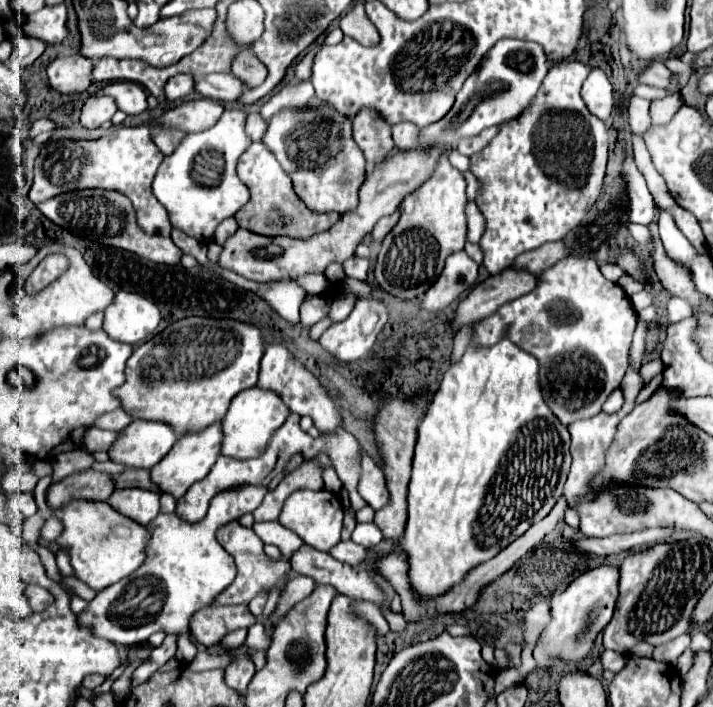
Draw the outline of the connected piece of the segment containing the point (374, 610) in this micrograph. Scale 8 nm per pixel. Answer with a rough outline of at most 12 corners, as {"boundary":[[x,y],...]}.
{"boundary":[[354,602],[378,630],[378,636],[388,632],[388,622],[374,602]]}

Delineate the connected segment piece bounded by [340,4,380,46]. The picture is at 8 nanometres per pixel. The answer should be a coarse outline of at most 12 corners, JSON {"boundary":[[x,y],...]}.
{"boundary":[[364,4],[342,20],[346,36],[362,46],[376,46],[380,36],[368,22]]}

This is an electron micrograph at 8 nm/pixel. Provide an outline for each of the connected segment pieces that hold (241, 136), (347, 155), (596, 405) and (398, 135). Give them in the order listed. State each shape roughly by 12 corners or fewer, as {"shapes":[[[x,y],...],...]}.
{"shapes":[[[224,110],[164,158],[152,192],[202,244],[250,198],[248,114]],[[328,104],[270,120],[310,210],[358,206],[366,158]],[[594,258],[476,324],[538,358],[568,426],[598,414],[628,368],[636,312]],[[394,124],[394,144],[404,152],[418,148],[418,128]]]}

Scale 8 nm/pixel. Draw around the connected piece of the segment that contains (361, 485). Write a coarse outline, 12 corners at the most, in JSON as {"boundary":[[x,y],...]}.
{"boundary":[[364,450],[356,490],[374,510],[390,500],[384,472]]}

